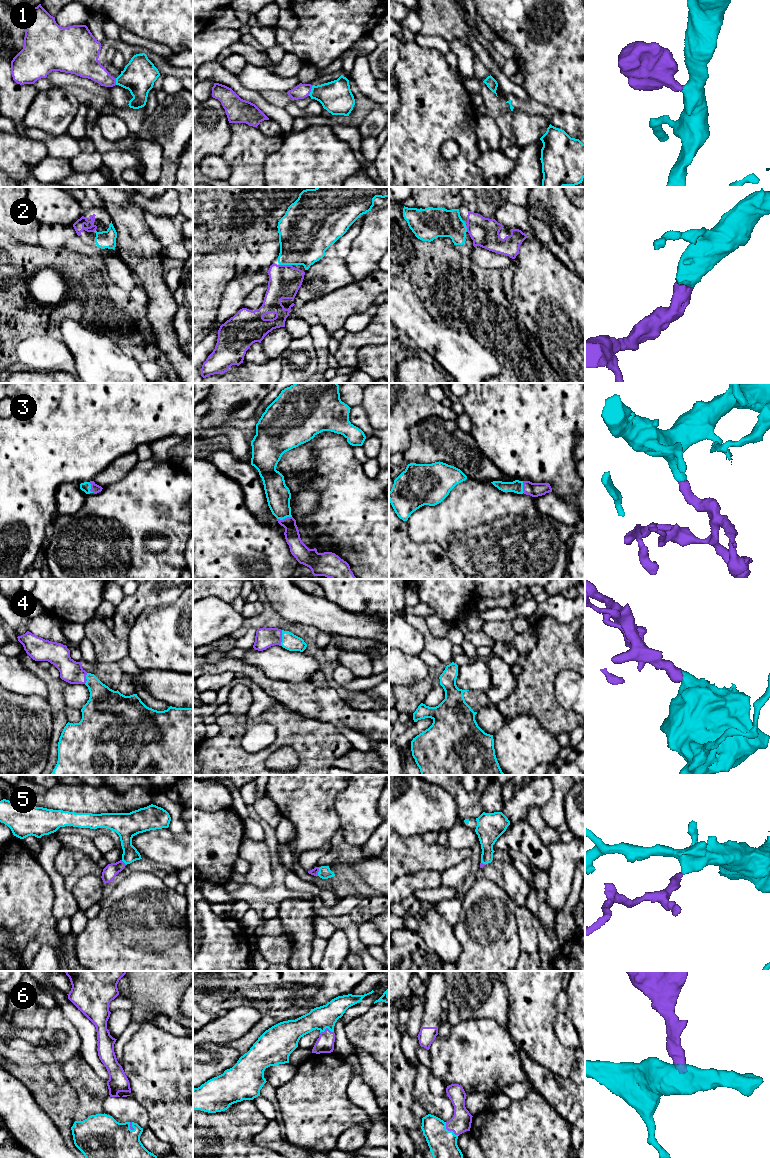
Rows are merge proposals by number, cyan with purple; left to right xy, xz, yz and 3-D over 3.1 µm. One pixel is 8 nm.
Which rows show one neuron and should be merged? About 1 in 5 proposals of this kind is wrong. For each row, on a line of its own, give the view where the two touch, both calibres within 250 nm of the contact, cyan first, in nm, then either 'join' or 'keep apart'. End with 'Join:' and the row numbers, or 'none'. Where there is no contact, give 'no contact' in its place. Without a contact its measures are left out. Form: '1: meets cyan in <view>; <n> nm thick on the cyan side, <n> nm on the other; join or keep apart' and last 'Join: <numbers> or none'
1: meets cyan in xz; 260 nm thick on the cyan side, 120 nm on the other; join
2: meets cyan in xz; 380 nm thick on the cyan side, 260 nm on the other; join
3: meets cyan in xz; 200 nm thick on the cyan side, 120 nm on the other; join
4: meets cyan in xz; 140 nm thick on the cyan side, 160 nm on the other; join
5: meets cyan in xz; 100 nm thick on the cyan side, 50 nm on the other; join
6: meets cyan in yz; 220 nm thick on the cyan side, 160 nm on the other; join
Join: 1, 2, 3, 4, 5, 6

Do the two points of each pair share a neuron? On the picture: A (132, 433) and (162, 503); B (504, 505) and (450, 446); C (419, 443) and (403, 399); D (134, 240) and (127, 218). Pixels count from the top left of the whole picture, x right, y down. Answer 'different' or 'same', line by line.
A: different
B: different
C: different
D: same

